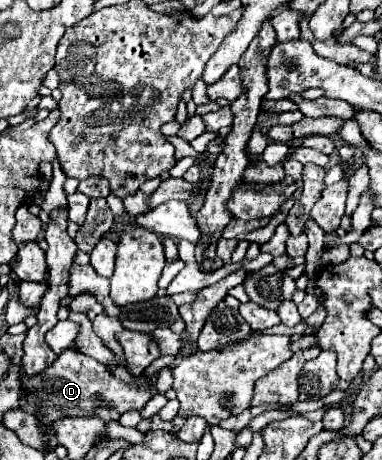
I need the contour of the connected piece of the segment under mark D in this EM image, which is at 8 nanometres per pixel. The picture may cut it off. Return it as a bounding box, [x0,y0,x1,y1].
[19,349,151,423]

